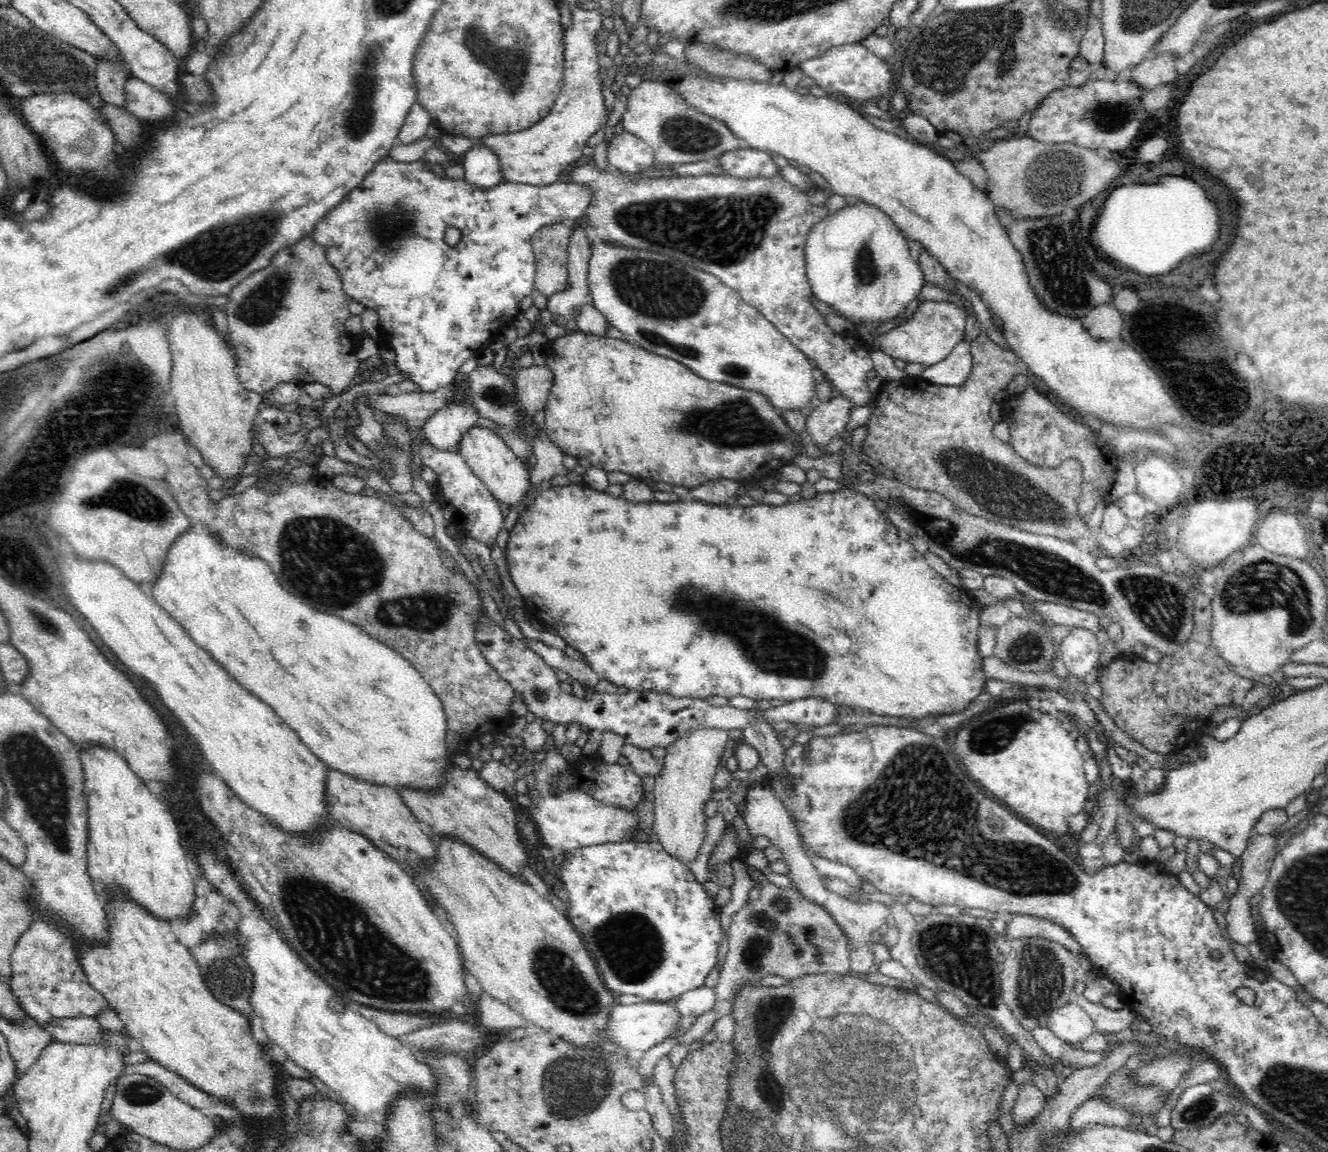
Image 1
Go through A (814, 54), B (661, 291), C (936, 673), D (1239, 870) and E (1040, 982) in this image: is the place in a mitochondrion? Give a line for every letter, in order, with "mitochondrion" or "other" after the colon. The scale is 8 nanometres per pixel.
A: other
B: mitochondrion
C: other
D: other
E: mitochondrion

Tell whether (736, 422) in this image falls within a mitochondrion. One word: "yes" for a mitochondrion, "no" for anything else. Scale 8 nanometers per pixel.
yes

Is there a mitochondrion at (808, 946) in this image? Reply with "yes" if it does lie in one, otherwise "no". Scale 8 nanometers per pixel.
yes

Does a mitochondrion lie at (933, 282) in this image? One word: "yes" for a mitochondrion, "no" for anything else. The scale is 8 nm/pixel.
no

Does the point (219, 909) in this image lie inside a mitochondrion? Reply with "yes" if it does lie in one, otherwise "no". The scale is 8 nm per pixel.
no

